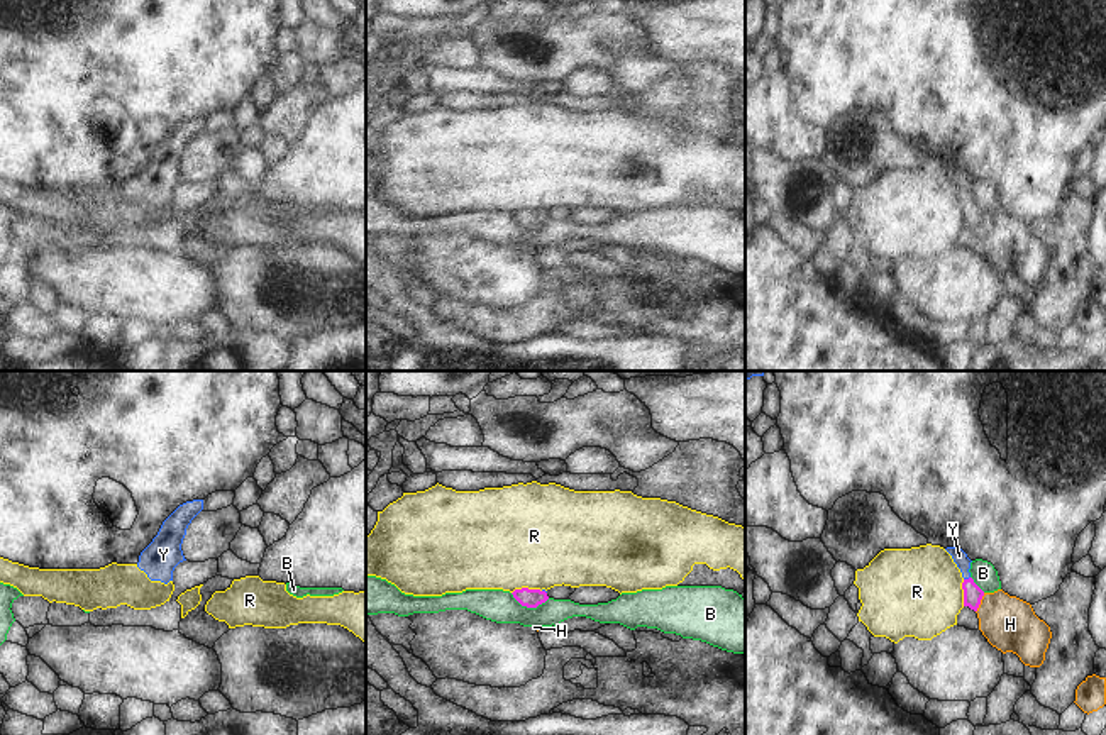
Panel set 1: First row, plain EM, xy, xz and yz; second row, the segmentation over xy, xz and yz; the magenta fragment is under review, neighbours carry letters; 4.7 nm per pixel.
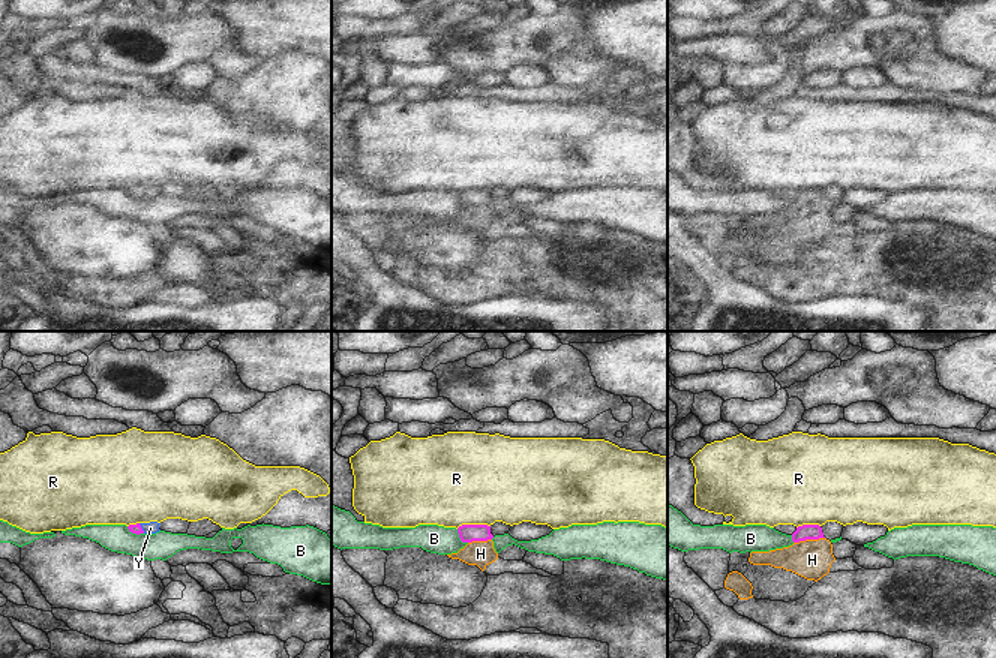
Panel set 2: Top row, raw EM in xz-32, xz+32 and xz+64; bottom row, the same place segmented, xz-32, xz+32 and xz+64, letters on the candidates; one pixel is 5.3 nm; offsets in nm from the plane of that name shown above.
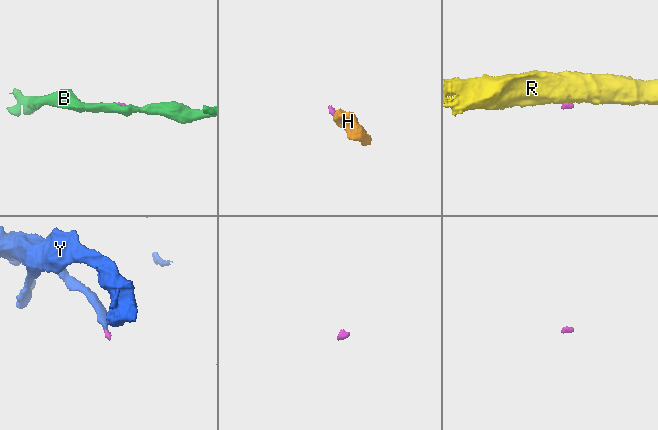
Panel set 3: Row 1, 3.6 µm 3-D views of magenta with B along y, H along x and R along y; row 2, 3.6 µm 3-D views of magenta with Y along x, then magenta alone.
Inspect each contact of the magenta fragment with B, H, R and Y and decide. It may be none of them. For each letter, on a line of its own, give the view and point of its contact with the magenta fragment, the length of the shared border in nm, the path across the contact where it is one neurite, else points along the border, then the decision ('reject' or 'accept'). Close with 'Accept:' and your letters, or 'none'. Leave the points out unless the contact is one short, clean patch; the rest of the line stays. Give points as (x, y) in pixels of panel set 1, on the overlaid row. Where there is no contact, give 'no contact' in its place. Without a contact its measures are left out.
B: contact xz (530, 607); length 190 nm; border xz (510, 593), (527, 607), (537, 607), (549, 598); reject
H: contact yz (979, 603); length 100 nm; way yz (973, 595), (979, 603), (988, 605), (1010, 624); accept
R: contact xz (525, 588); length 140 nm; reject
Y: contact yz (966, 580); length 40 nm; way yz (973, 595), (966, 580), (964, 564), (959, 556); accept
Accept: H, Y

